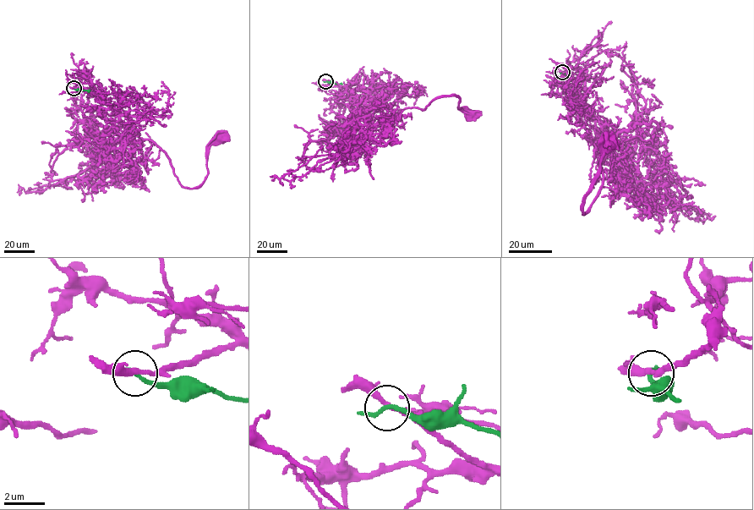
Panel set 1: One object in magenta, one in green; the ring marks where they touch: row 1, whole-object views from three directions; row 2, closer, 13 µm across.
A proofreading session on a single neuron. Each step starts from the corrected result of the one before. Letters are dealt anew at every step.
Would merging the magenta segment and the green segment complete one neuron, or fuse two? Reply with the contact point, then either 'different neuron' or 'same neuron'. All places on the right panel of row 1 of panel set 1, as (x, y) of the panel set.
at (562, 72); different neuron

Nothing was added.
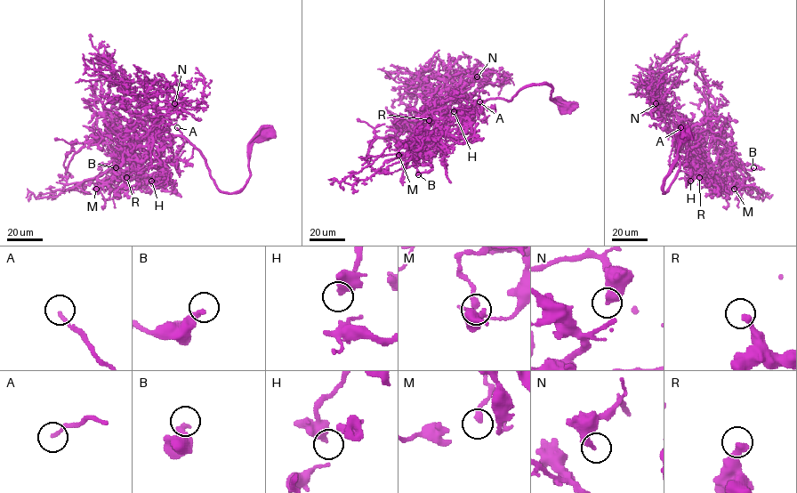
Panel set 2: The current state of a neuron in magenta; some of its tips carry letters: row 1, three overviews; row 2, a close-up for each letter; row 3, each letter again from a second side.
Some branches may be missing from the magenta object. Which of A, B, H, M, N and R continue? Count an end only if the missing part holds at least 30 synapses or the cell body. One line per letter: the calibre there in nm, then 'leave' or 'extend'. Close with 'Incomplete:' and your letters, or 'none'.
A: 160 nm | leave
B: 360 nm | leave
H: 320 nm | leave
M: 190 nm | leave
N: 440 nm | leave
R: 320 nm | leave
Incomplete: none

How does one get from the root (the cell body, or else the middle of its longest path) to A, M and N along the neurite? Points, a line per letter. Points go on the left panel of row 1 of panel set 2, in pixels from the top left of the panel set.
A: (264, 133), (249, 151), (245, 185), (226, 193), (217, 188), (204, 156), (177, 127)
M: (264, 133), (240, 190), (221, 192), (178, 135), (96, 189)
N: (264, 133), (249, 151), (245, 186), (222, 192), (184, 137), (140, 125), (148, 108), (174, 103)

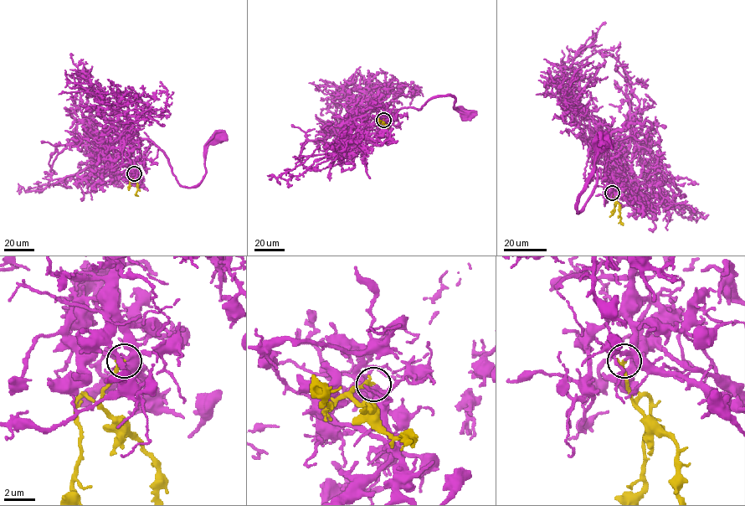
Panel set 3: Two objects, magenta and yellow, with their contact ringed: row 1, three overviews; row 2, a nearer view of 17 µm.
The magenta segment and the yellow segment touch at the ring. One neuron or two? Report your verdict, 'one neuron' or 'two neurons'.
one neuron

